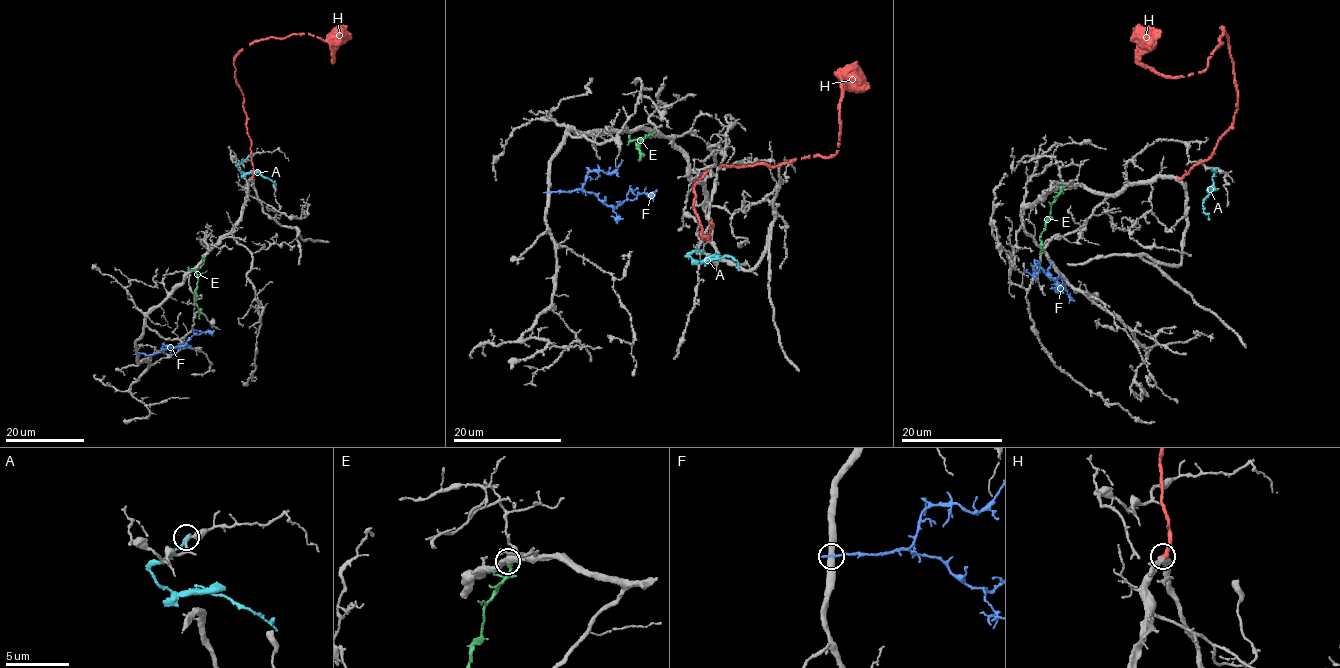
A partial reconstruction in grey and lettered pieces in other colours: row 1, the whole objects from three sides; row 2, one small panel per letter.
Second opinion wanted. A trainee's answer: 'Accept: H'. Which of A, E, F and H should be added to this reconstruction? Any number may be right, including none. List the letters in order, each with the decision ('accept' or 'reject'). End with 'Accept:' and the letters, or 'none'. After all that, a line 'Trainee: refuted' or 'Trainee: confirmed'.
A: reject
E: reject
F: reject
H: accept
Accept: H
Trainee: confirmed

